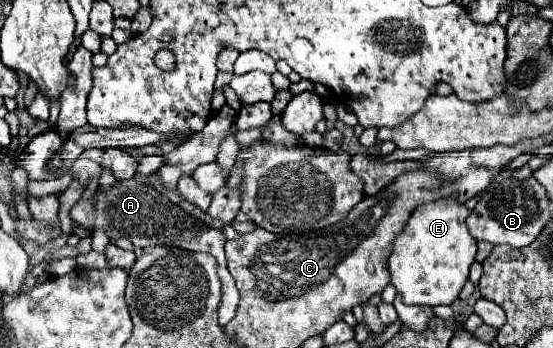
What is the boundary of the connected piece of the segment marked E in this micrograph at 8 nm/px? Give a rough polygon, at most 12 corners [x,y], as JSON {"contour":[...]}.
{"contour":[[452,197],[420,205],[388,255],[406,305],[452,305],[476,257]]}

